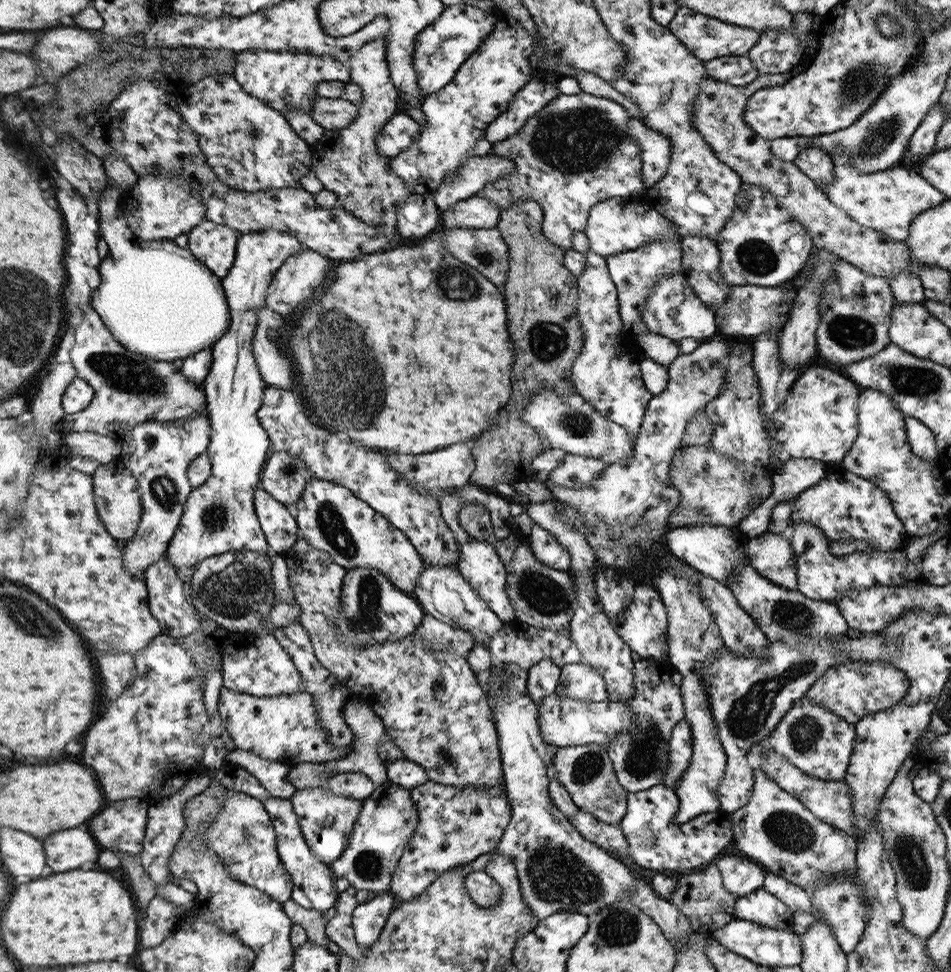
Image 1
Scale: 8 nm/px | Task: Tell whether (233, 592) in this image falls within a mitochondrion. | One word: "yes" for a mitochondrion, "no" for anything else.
yes

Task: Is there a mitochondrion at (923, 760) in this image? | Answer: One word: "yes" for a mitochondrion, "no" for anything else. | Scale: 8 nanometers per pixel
no

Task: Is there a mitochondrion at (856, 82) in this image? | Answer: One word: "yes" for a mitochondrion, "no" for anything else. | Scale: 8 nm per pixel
yes

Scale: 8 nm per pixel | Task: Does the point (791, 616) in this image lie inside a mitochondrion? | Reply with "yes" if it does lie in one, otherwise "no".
yes

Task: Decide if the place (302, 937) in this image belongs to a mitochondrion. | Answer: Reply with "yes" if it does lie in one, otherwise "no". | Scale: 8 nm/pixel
no

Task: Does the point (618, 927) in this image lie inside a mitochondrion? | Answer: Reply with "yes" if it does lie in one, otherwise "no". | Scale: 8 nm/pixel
yes

